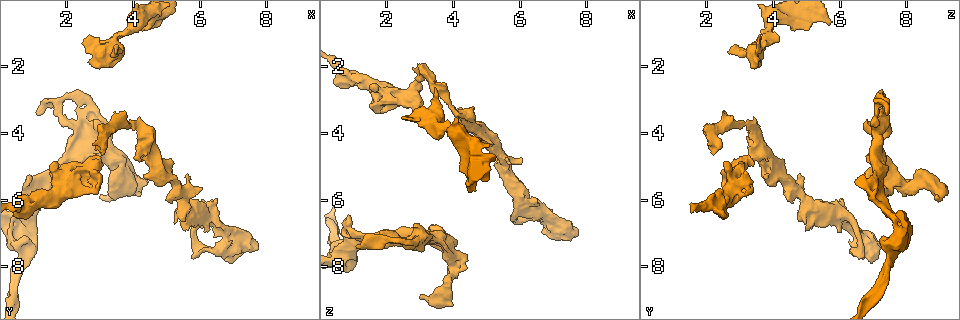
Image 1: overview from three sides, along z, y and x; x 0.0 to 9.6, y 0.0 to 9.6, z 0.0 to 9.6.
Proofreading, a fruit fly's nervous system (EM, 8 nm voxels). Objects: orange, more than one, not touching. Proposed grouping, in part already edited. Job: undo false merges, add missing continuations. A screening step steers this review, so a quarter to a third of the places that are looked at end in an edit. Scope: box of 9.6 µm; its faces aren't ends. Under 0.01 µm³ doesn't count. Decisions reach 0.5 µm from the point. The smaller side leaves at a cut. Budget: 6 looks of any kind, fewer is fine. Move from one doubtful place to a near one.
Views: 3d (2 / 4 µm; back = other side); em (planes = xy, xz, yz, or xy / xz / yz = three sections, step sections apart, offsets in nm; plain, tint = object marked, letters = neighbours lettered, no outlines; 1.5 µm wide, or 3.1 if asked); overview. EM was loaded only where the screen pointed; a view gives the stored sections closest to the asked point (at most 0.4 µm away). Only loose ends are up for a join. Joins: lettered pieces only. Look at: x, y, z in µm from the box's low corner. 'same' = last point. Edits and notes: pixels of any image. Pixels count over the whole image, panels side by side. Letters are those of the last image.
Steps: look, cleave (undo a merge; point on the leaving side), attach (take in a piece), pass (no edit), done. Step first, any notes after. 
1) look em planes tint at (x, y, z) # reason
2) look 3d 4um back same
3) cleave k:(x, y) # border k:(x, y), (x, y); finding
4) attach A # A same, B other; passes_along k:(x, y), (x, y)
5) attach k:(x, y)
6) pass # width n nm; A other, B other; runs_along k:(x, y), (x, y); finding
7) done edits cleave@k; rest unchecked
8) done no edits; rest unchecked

look em xy step 4 letters at (5.95, 7.35, 6.55) # thin neck

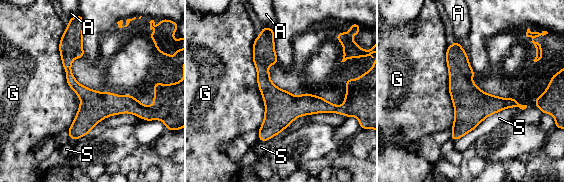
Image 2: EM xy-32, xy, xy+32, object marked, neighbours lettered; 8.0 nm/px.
pass # A other, G other, S other; runs_along 2:(266, 31), (272, 125), (261, 139); continuous, no second neuron

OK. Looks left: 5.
look em planes letters at (4.15, 4.85, 3.40) # free end

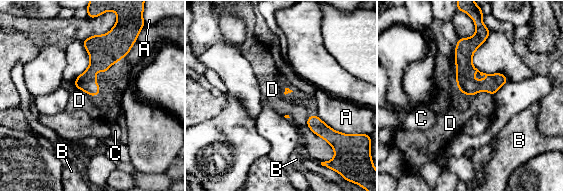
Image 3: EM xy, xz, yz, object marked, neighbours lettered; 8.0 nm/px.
pass # A other, B other, C other, D other; border 3:(460, 91), (492, 96); no lettered piece goes on from it

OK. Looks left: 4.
look 3d 2um at (6.10, 5.65, 4.90) # an open end

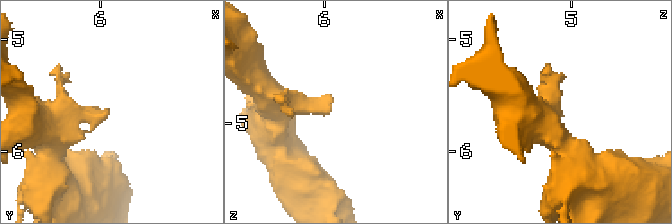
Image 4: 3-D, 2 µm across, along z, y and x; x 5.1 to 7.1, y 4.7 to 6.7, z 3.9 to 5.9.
look em planes letters at (6.06, 5.64, 4.86) # need the tissue

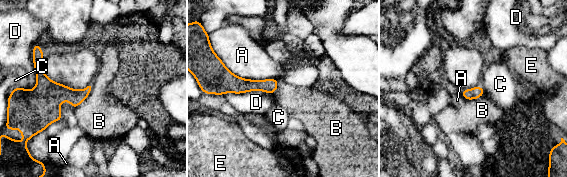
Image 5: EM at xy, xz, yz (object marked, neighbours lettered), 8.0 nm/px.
pass # A other, B other, C other, D other, E other; none of them fits

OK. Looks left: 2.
done no edits; rest unchecked

